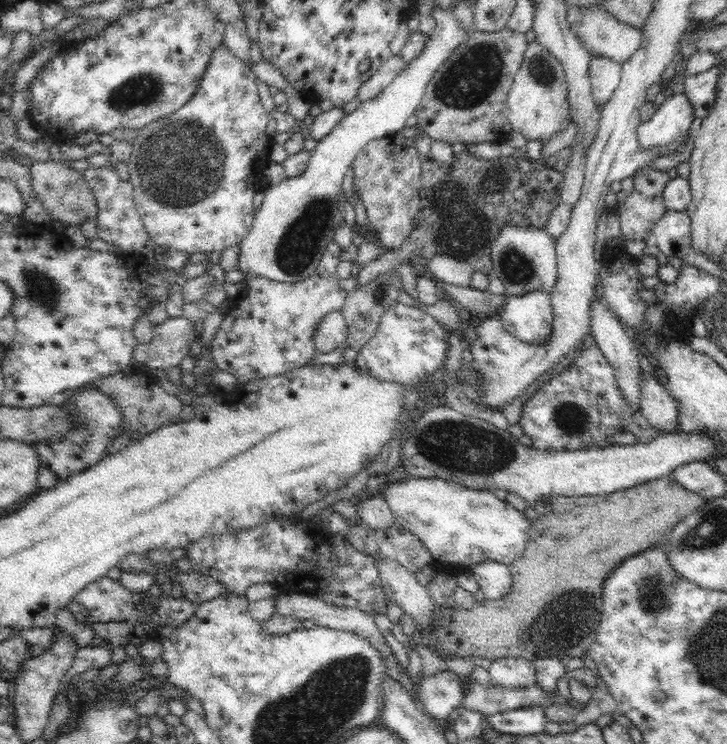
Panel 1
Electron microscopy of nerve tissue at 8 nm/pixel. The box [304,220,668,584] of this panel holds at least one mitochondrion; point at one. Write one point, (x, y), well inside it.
(459, 446)

